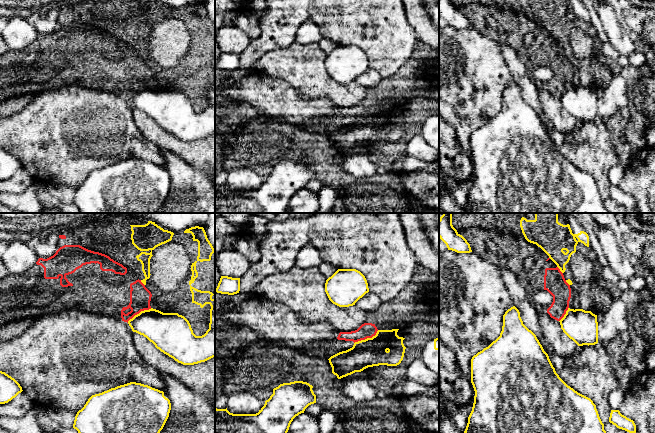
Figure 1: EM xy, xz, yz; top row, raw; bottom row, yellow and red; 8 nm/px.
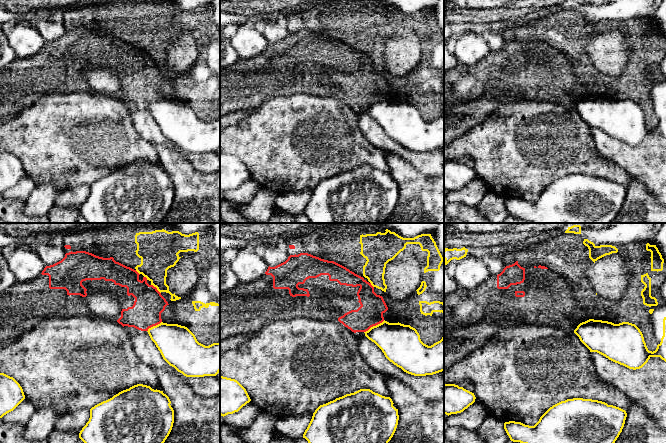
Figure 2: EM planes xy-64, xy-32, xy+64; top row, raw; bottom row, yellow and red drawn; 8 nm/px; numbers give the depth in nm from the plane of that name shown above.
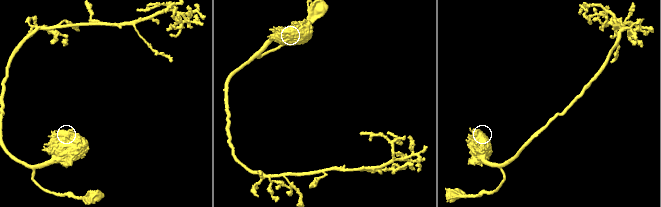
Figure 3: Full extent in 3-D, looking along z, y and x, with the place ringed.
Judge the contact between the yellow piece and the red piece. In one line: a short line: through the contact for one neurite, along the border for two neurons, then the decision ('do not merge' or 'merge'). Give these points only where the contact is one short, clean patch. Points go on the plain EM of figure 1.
xz (378, 106), (371, 113), (354, 119) | do not merge

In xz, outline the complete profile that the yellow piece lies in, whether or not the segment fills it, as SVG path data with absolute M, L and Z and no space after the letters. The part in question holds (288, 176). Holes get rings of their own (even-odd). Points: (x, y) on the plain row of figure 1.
M303 157L280 160L273 165L273 170L256 190L233 190L227 184L215 184L215 213L285 213L293 195L304 189L309 181L316 179L316 171L312 164L312 161Z

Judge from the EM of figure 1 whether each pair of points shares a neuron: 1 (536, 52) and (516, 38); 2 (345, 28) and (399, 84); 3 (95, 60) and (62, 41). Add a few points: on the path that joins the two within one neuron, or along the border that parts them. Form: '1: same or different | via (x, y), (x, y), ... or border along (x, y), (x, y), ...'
1: same | via (531, 47), (521, 38)
2: different | border along (408, 60), (393, 77), (382, 79)
3: same | via (87, 56), (79, 52), (73, 52), (70, 49)

